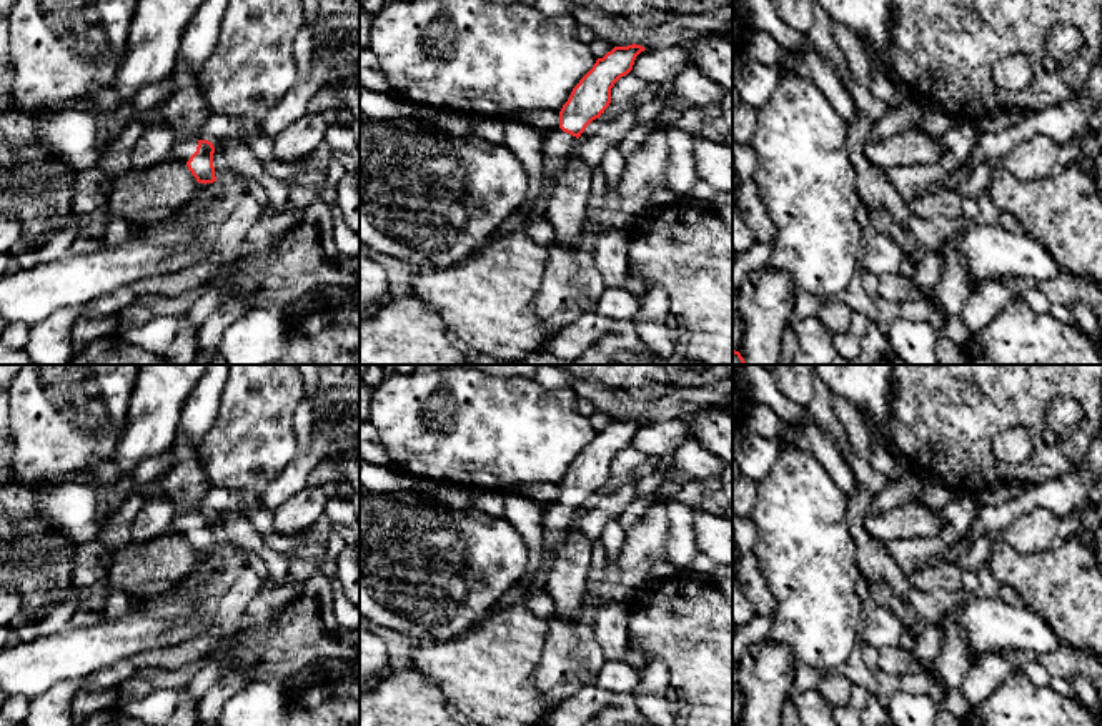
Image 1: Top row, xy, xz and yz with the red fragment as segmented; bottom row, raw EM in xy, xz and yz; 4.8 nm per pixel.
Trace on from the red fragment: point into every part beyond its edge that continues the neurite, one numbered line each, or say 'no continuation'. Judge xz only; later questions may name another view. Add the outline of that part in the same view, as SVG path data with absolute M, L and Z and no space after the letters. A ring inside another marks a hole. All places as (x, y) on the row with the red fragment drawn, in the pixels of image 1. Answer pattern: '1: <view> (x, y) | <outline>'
1: xz (558, 145) | M554 128L544 135L543 140L543 180L541 191L533 205L531 213L526 216L524 223L531 223L546 215L549 200L554 195L553 185L556 177L564 170L568 158L576 150L576 137Z

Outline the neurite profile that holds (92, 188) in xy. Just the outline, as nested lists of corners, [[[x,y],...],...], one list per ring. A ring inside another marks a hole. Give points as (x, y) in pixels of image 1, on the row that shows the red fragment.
[[[100,167],[78,172],[72,216],[80,218],[93,213],[98,208],[107,208],[112,185],[113,178],[108,177]]]

